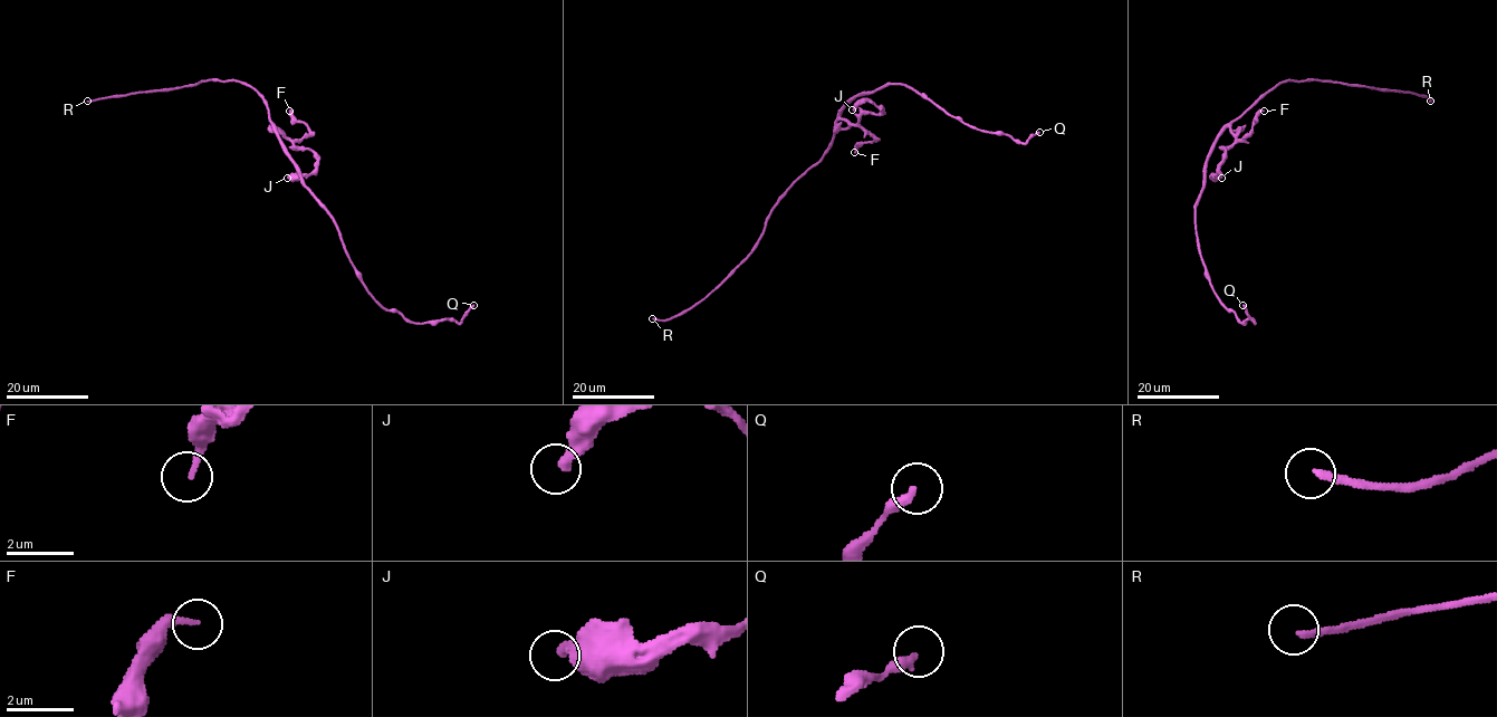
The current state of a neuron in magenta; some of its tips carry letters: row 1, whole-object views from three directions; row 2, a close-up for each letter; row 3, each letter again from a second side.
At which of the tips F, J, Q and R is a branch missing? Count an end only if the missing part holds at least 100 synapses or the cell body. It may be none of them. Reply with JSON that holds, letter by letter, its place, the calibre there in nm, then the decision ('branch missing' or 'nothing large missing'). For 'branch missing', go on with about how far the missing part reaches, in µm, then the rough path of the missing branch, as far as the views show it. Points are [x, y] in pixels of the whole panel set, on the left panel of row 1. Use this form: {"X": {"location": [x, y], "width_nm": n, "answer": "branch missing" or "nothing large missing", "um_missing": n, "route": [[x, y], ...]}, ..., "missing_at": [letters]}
{"F": {"location": [289, 111], "width_nm": 200, "answer": "nothing large missing"}, "J": {"location": [287, 178], "width_nm": 360, "answer": "nothing large missing"}, "Q": {"location": [473, 305], "width_nm": 300, "answer": "nothing large missing"}, "R": {"location": [87, 101], "width_nm": 180, "answer": "branch missing", "um_missing": 90}, "missing_at": ["R"]}

